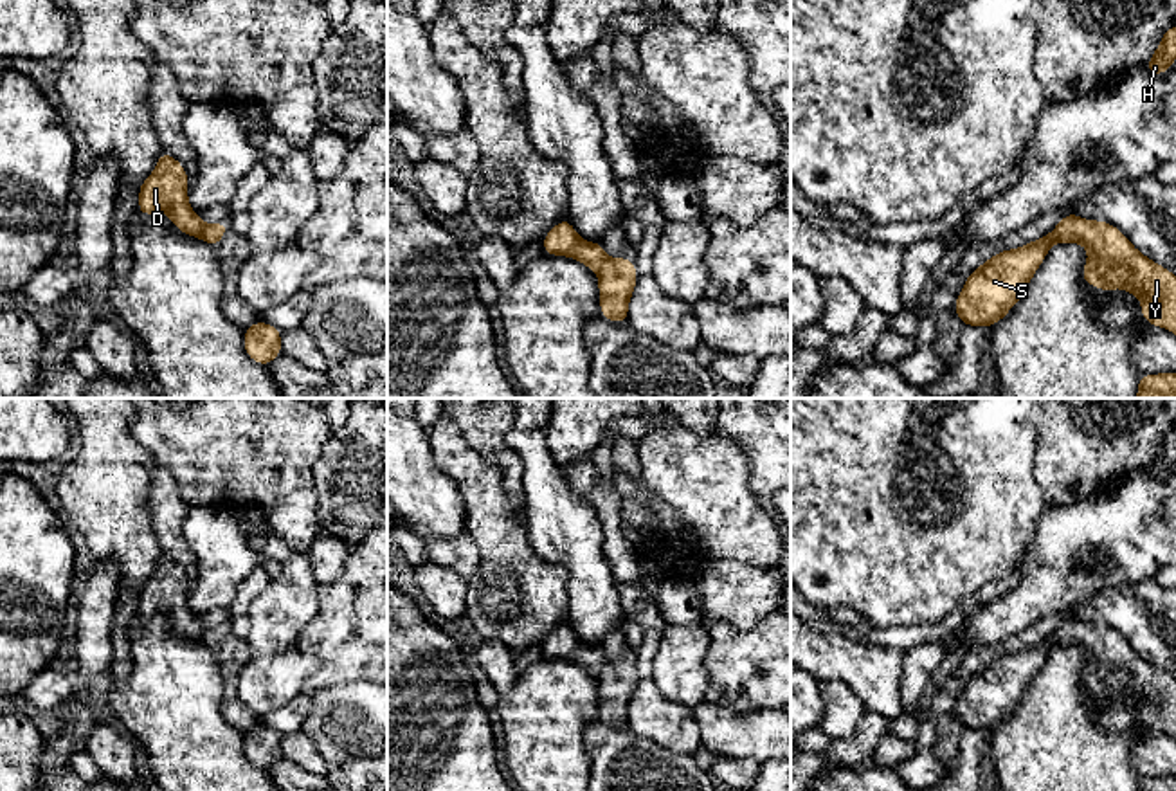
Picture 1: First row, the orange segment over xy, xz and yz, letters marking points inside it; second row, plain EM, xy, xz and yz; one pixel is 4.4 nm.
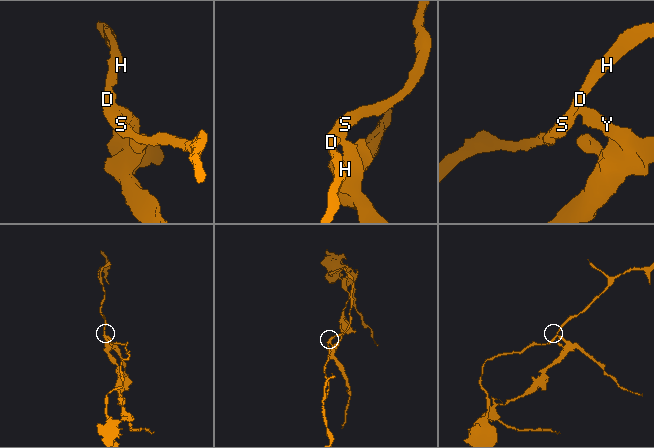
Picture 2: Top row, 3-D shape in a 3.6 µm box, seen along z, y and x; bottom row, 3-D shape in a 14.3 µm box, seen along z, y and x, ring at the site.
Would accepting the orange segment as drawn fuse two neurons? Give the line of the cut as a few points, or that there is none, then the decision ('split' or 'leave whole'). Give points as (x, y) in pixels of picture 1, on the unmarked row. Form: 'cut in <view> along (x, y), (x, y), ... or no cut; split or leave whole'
cut in xy along (202, 627), (199, 640); split

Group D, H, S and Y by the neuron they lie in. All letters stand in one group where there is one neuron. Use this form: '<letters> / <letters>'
D H S / Y

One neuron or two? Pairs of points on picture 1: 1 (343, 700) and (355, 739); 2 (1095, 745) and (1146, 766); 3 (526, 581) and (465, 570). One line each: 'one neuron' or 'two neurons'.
1: one neuron
2: two neurons
3: two neurons

